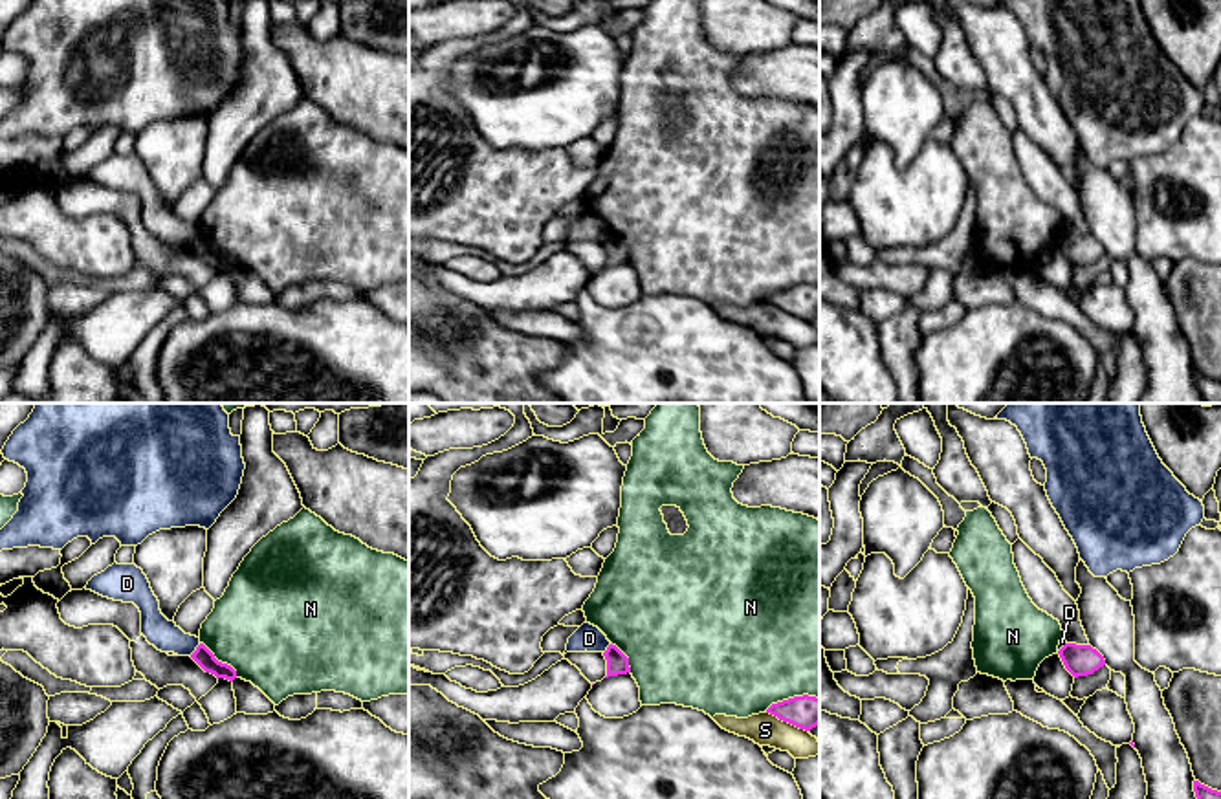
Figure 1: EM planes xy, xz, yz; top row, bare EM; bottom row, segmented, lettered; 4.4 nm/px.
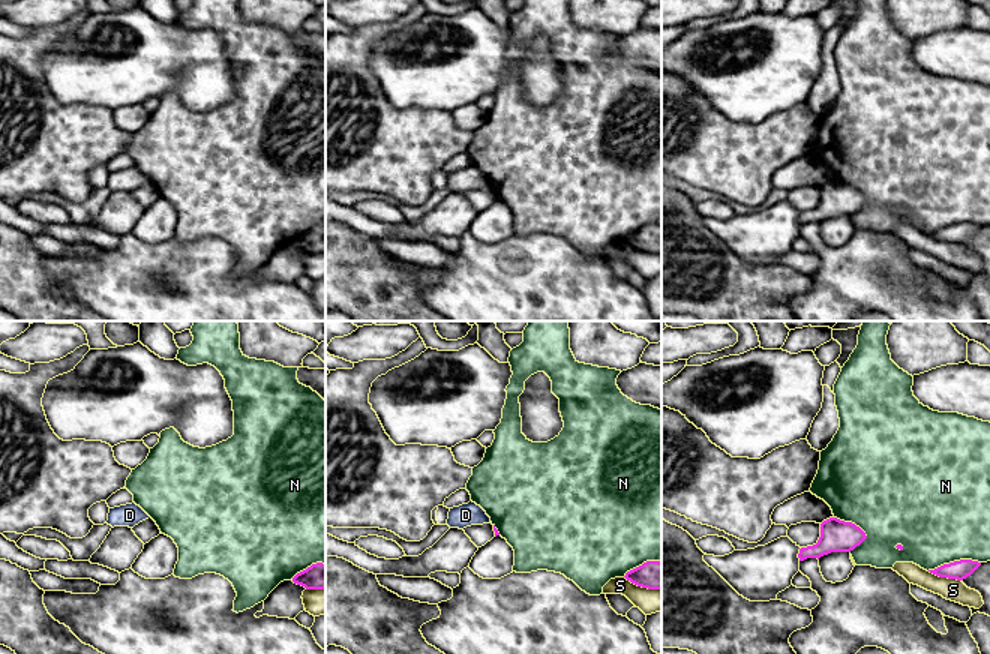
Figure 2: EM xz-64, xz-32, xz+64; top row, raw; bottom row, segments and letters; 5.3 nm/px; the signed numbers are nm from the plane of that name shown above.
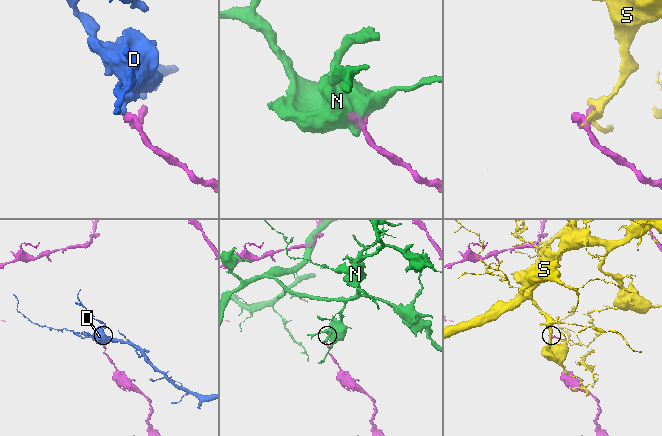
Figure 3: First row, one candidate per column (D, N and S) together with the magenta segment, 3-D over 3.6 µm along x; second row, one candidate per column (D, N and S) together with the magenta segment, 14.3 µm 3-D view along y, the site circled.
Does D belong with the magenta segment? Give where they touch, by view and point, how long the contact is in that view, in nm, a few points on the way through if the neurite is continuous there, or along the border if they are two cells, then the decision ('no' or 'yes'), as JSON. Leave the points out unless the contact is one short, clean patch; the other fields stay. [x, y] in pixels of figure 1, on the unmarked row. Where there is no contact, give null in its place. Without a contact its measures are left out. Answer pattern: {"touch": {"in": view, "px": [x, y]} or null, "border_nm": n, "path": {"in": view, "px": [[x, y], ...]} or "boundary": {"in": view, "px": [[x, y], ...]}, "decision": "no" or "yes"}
{"touch": {"in": "xy", "px": [197, 239]}, "border_nm": 80, "boundary": {"in": "xy", "px": [[200, 233], [189, 244]]}, "decision": "no"}

